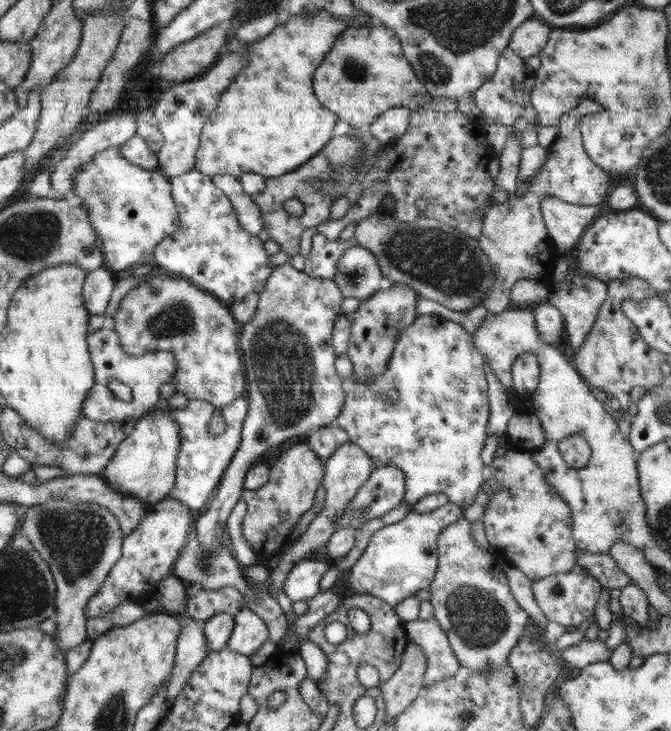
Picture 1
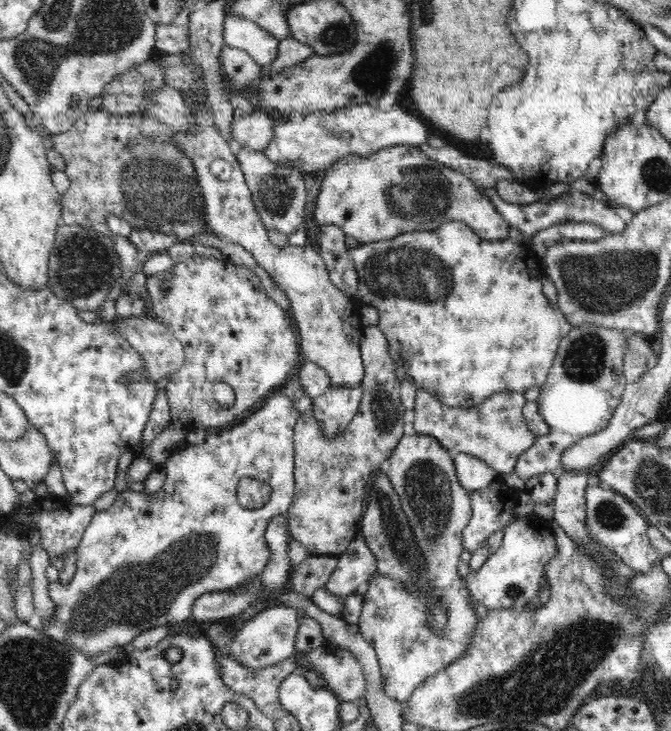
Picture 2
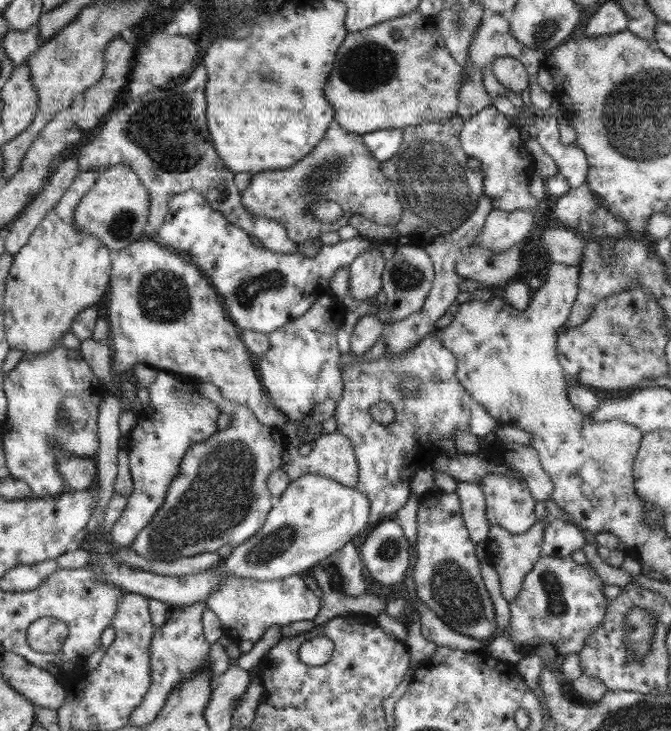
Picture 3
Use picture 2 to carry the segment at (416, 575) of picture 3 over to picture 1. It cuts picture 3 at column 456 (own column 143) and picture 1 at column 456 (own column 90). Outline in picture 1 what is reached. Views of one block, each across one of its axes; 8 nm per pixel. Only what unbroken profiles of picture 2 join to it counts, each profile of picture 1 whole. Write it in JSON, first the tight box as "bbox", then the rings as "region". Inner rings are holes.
{"bbox":[429,517,529,672],"region":[[[462,517],[456,524],[444,528],[440,532],[437,543],[438,564],[437,569],[429,584],[430,599],[434,608],[433,618],[438,621],[446,633],[450,646],[460,661],[461,666],[466,666],[474,672],[484,672],[488,668],[504,668],[508,665],[508,657],[519,639],[526,633],[529,624],[528,613],[520,608],[516,599],[510,593],[508,577],[499,571],[492,554],[482,550],[472,540],[471,522]]]}

